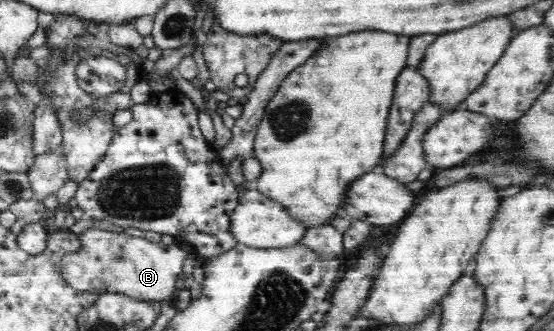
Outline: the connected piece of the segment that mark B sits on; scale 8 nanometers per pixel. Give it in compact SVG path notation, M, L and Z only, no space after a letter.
M88 228L78 234L80 249L62 258L62 276L70 288L81 292L118 292L137 300L165 304L174 302L177 279L183 262L193 250L181 249L179 244L166 245L146 238L98 228Z

